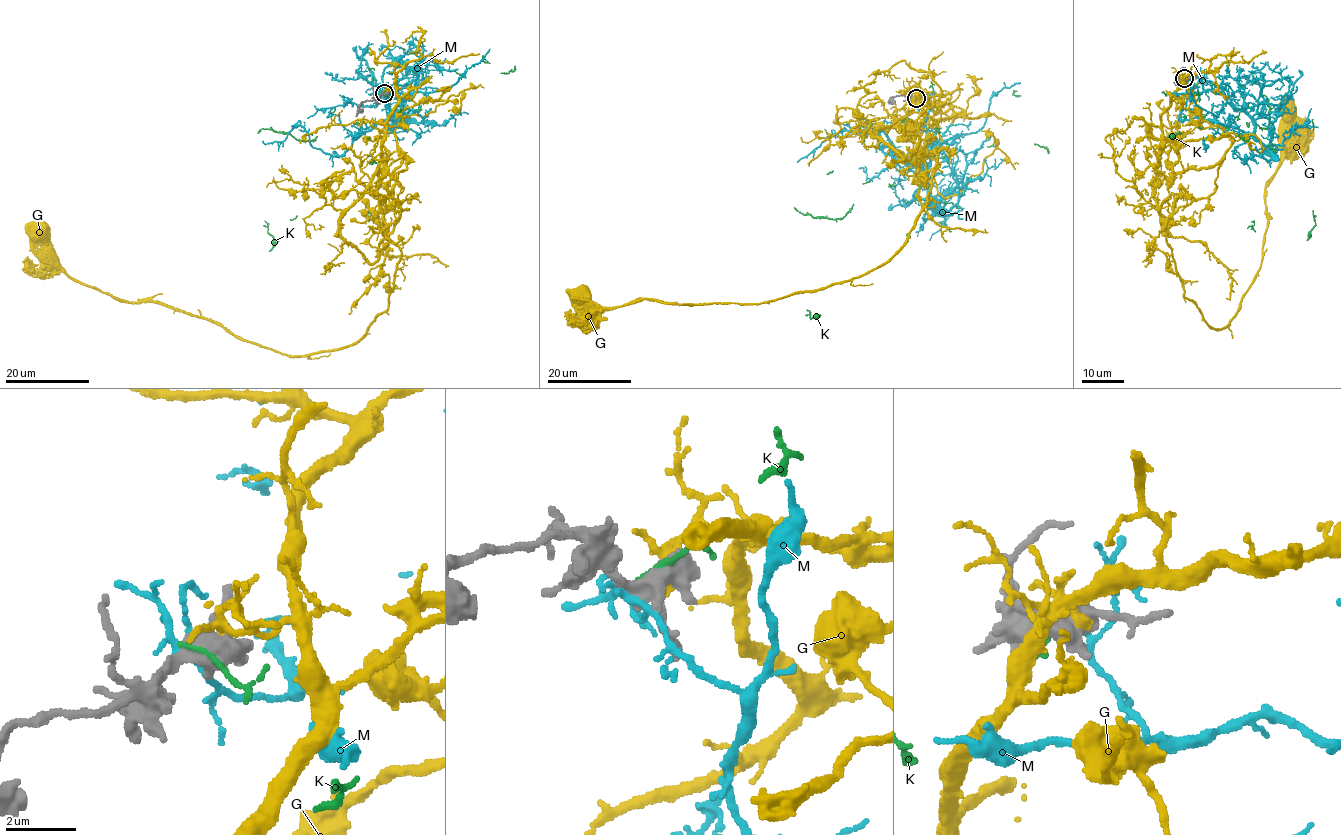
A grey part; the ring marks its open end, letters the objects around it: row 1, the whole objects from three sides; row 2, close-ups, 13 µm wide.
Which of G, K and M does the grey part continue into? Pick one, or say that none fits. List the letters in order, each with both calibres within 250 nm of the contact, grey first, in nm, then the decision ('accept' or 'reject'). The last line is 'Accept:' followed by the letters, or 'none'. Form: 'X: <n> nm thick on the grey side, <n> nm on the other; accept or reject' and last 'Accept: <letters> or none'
G: 550 nm thick on the grey side, 150 nm on the other; reject
K: 500 nm thick on the grey side, 170 nm on the other; accept
M: 440 nm thick on the grey side, 170 nm on the other; reject
Accept: K

